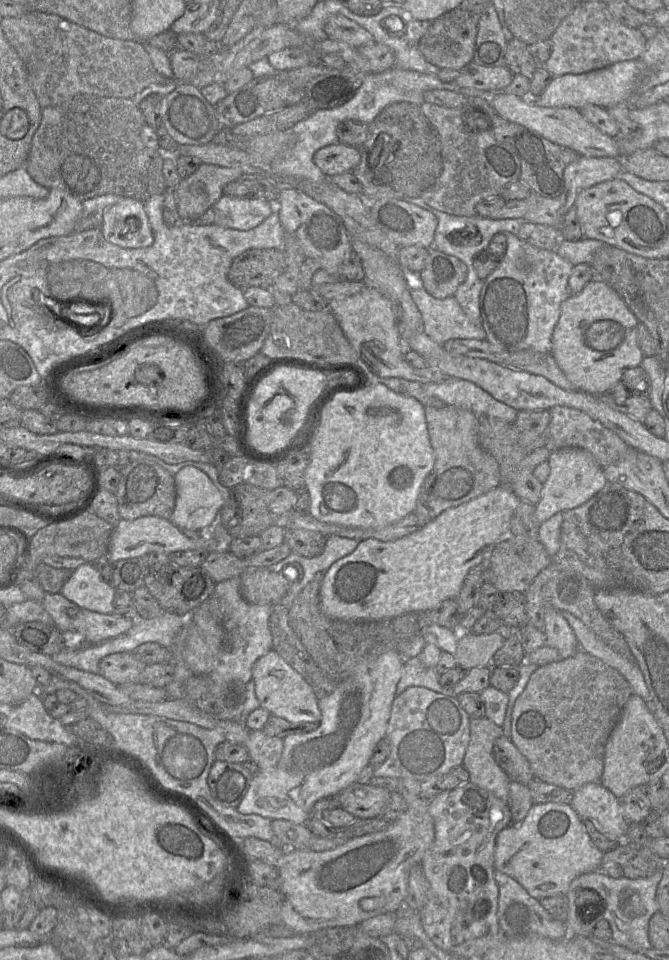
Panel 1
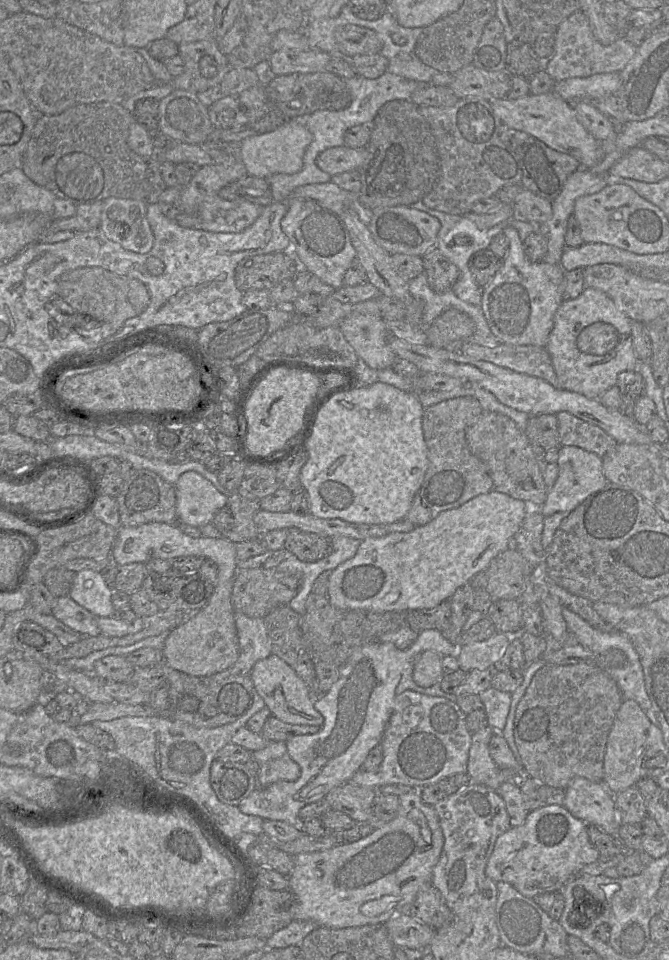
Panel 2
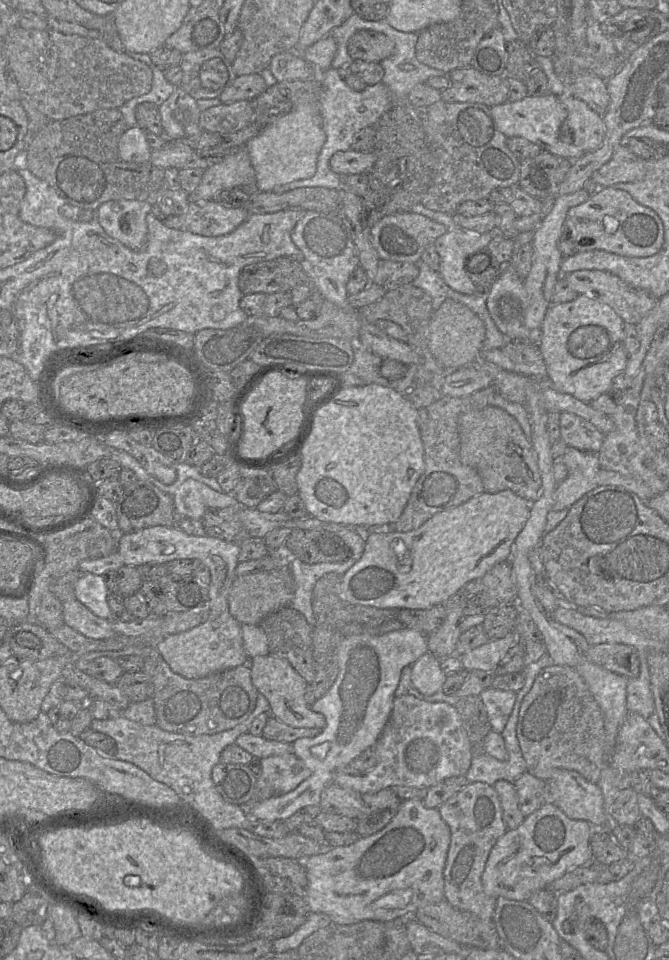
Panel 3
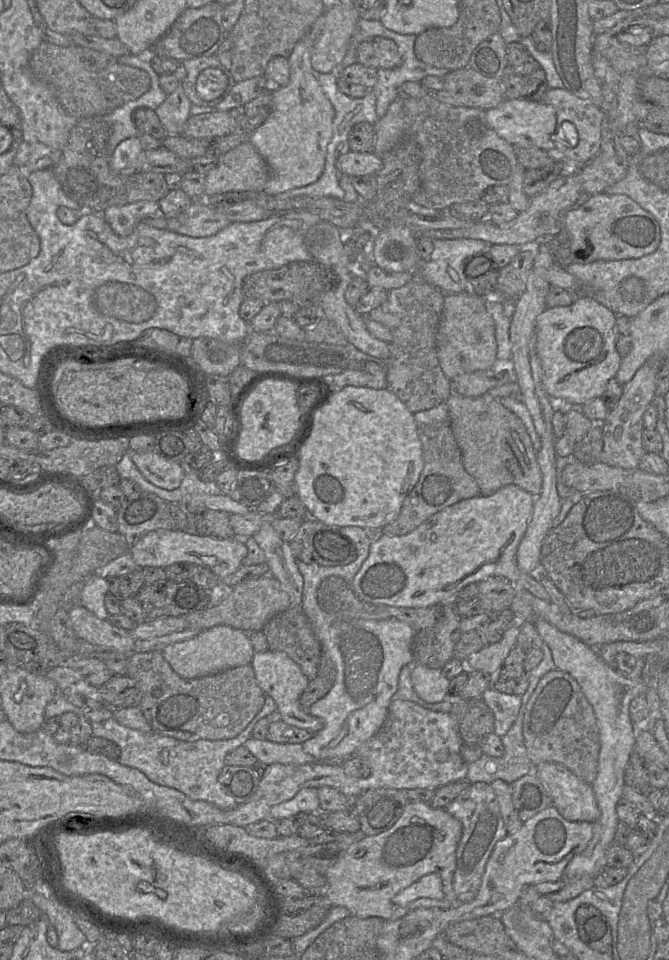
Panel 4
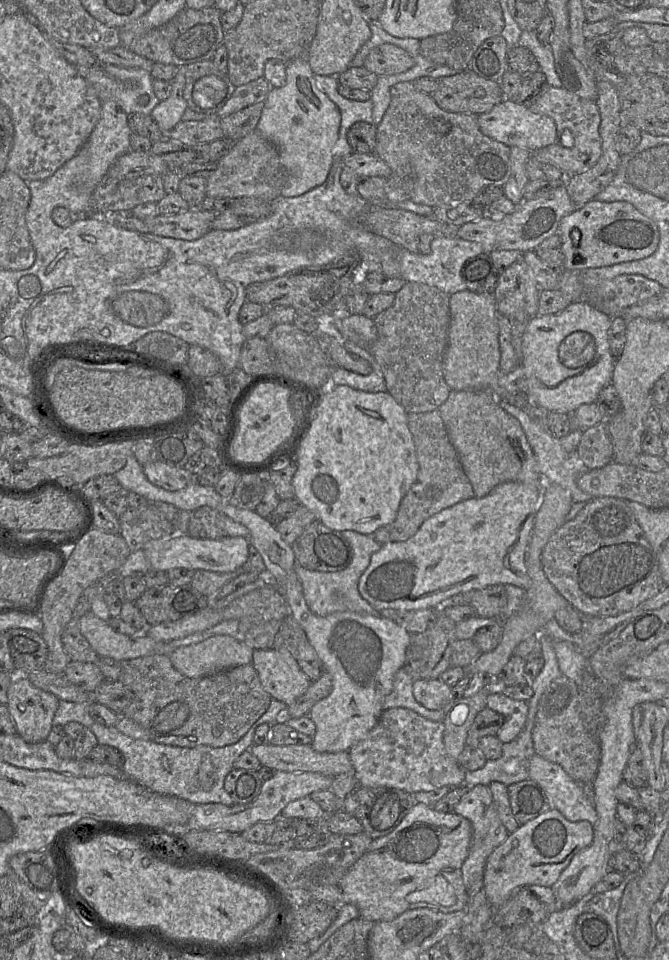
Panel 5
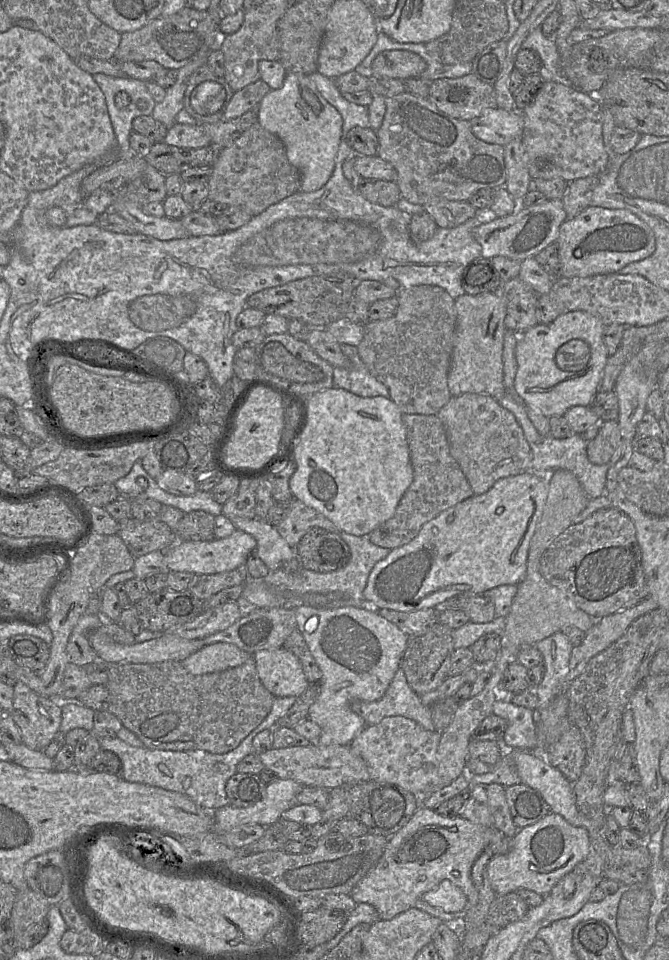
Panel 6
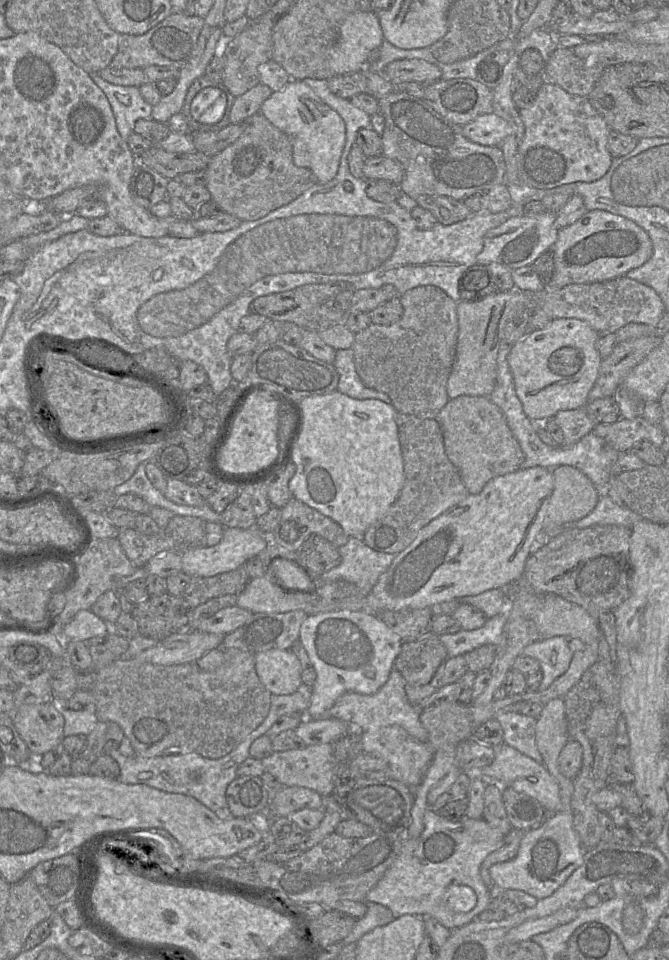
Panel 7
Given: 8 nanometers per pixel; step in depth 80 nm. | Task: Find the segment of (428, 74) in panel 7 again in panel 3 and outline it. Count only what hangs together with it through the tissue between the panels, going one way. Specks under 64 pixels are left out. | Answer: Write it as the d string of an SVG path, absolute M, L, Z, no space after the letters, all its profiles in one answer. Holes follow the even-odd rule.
M359 30L349 39L347 49L353 60L380 63L394 53L394 45L383 33Z

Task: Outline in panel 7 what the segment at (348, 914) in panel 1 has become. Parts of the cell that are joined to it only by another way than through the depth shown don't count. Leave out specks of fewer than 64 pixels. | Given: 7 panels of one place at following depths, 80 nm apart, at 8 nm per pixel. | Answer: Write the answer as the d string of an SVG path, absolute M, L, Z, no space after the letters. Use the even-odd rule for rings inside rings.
M429 810L424 815L424 829L419 839L403 835L399 856L368 892L365 903L385 906L394 918L405 914L431 916L449 930L462 927L477 919L492 899L481 878L480 867L489 854L502 846L505 836L483 818L449 821Z

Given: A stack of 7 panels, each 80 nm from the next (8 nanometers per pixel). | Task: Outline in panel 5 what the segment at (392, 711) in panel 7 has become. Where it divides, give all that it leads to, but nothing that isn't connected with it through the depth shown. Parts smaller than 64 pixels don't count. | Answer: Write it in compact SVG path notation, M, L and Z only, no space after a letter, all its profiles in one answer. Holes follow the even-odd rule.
M405 666L399 669L394 677L393 689L383 703L383 711L390 708L406 708L426 719L443 722L444 709L430 710L416 701L413 695L413 682Z

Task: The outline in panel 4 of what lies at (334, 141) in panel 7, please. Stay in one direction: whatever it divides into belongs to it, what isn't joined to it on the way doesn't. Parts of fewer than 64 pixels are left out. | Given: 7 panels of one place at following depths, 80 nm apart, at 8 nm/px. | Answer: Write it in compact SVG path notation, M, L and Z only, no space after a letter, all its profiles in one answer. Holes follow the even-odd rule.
M325 12L295 45L288 58L290 80L286 86L272 93L272 108L265 122L256 128L250 143L263 157L270 169L270 177L263 192L277 195L316 182L325 167L327 146L331 141L335 110L317 81L311 64L312 49L325 26Z

